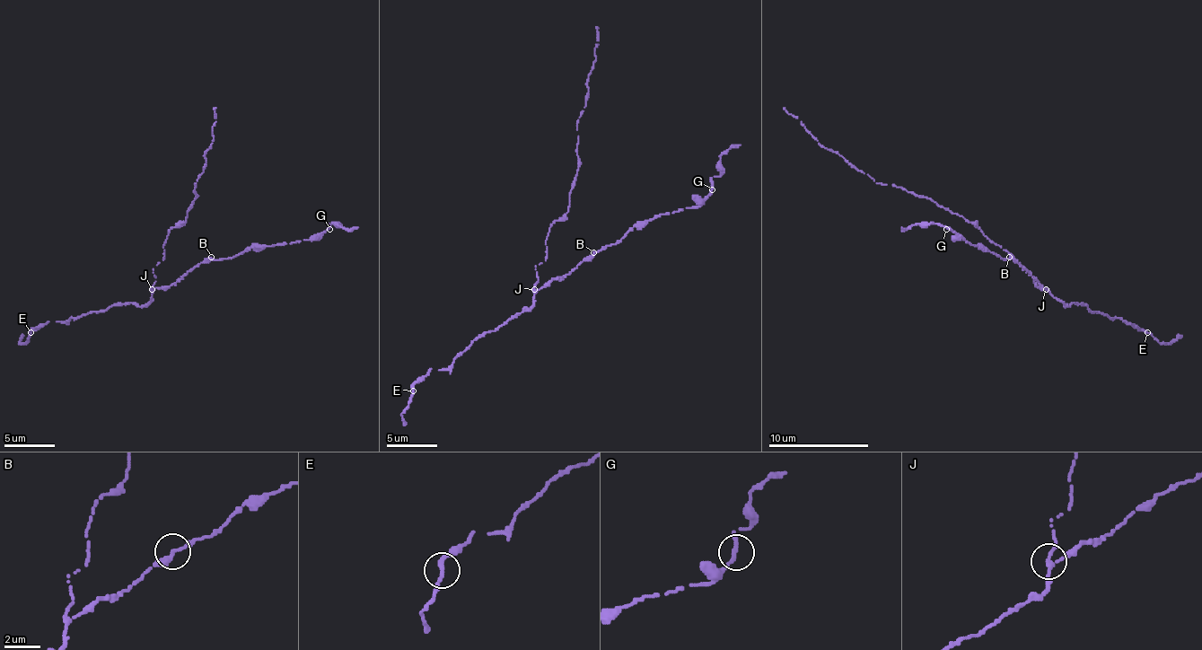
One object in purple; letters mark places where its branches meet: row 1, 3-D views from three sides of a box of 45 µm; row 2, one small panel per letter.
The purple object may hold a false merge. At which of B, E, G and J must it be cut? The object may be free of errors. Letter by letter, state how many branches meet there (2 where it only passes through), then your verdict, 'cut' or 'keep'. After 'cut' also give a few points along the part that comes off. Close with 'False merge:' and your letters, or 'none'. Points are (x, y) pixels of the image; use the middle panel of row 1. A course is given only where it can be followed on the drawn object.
B: 2 branches meet; keep
E: 2 branches meet; keep
G: 2 branches meet; keep
J: 2 branches meet; cut; foreign part runs (533, 290), (548, 230), (568, 209), (596, 26)
False merge: J

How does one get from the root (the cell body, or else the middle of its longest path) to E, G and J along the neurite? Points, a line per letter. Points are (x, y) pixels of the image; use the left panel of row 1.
E: (153, 269), (156, 282), (146, 304), (113, 304), (63, 322), (46, 322), (30, 332)
G: (153, 269), (156, 282), (151, 286), (169, 286), (201, 261), (232, 259), (251, 247), (314, 239), (329, 229)
J: (153, 269), (156, 282), (151, 289)

